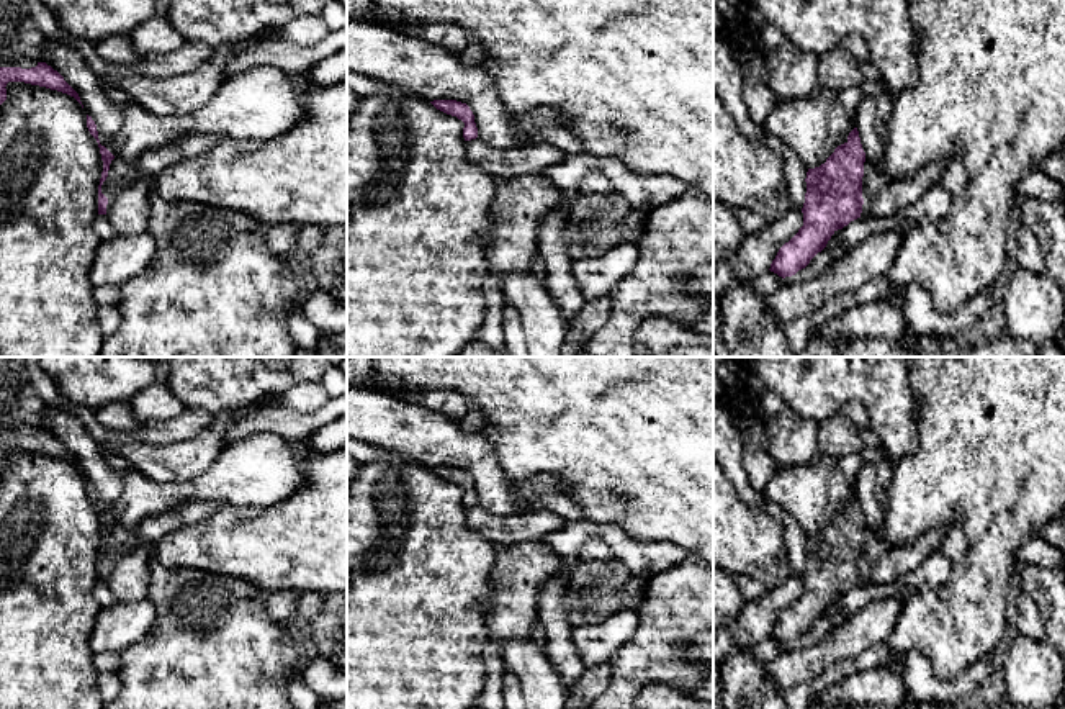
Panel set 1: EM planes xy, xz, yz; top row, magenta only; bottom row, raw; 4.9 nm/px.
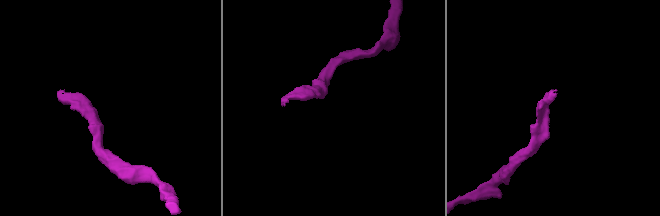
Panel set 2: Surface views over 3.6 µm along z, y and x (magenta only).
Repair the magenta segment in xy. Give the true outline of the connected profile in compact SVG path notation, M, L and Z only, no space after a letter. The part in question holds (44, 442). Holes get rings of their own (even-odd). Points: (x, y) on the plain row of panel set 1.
M0 424L0 472L7 467L5 454L8 449L25 449L57 457L74 463L82 472L79 460L46 429L28 424Z

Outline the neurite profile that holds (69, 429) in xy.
M46 404L46 431L57 437L64 447L79 460L85 480L95 488L100 511L115 524L115 501L121 496L123 472L113 470L101 445L90 436L80 418L65 408Z

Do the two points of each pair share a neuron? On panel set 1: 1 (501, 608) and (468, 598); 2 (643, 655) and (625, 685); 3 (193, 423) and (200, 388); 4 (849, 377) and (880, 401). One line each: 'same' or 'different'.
1: different
2: same
3: different
4: same

